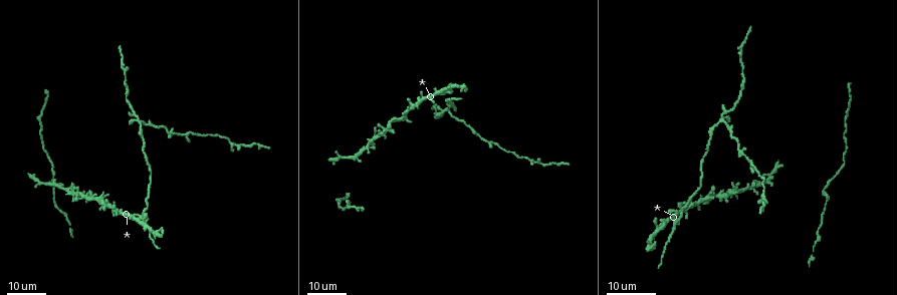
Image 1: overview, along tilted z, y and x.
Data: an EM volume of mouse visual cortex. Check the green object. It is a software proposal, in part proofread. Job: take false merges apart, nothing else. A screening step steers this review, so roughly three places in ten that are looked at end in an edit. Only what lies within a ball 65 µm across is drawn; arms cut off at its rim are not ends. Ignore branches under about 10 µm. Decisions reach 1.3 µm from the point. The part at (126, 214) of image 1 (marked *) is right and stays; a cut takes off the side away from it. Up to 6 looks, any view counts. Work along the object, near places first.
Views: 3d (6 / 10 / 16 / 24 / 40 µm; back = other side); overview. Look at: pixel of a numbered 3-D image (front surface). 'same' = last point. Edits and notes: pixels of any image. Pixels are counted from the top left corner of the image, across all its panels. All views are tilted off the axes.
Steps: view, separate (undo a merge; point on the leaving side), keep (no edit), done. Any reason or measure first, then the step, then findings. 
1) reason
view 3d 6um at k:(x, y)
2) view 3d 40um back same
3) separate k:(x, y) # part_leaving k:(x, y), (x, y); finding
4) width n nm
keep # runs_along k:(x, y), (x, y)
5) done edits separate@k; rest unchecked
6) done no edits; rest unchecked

calibre changes
view 3d 24um at 1:(742, 155)

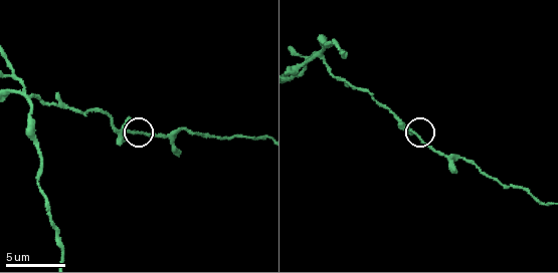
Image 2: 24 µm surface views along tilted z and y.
view 3d 10um at 2:(417, 133)

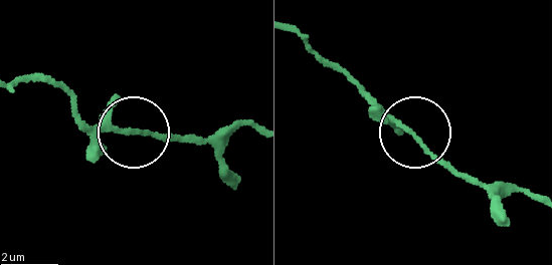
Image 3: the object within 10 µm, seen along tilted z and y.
keep # runs_along 3:(297, 33), (458, 177); all the same neuron

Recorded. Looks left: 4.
four-way junction
view 3d 10um at 2:(322, 57)

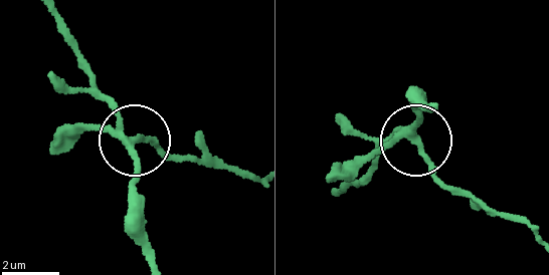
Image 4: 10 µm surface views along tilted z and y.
keep # runs_along 4:(149, 257), (133, 178), (135, 147), (97, 89); continuous, no second neuron

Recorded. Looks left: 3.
four arms meet
view 3d 16um at 1:(366, 147)

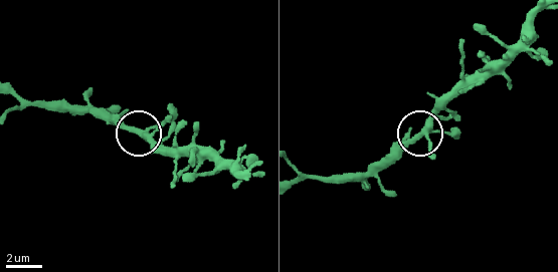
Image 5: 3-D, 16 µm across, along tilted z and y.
view 3d 6um at 5:(415, 138)

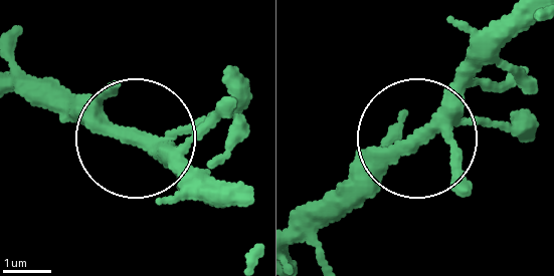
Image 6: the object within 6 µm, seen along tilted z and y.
keep # runs_along 6:(227, 179), (57, 107); one neuron here

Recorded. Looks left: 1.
done no edits; rest unchecked

